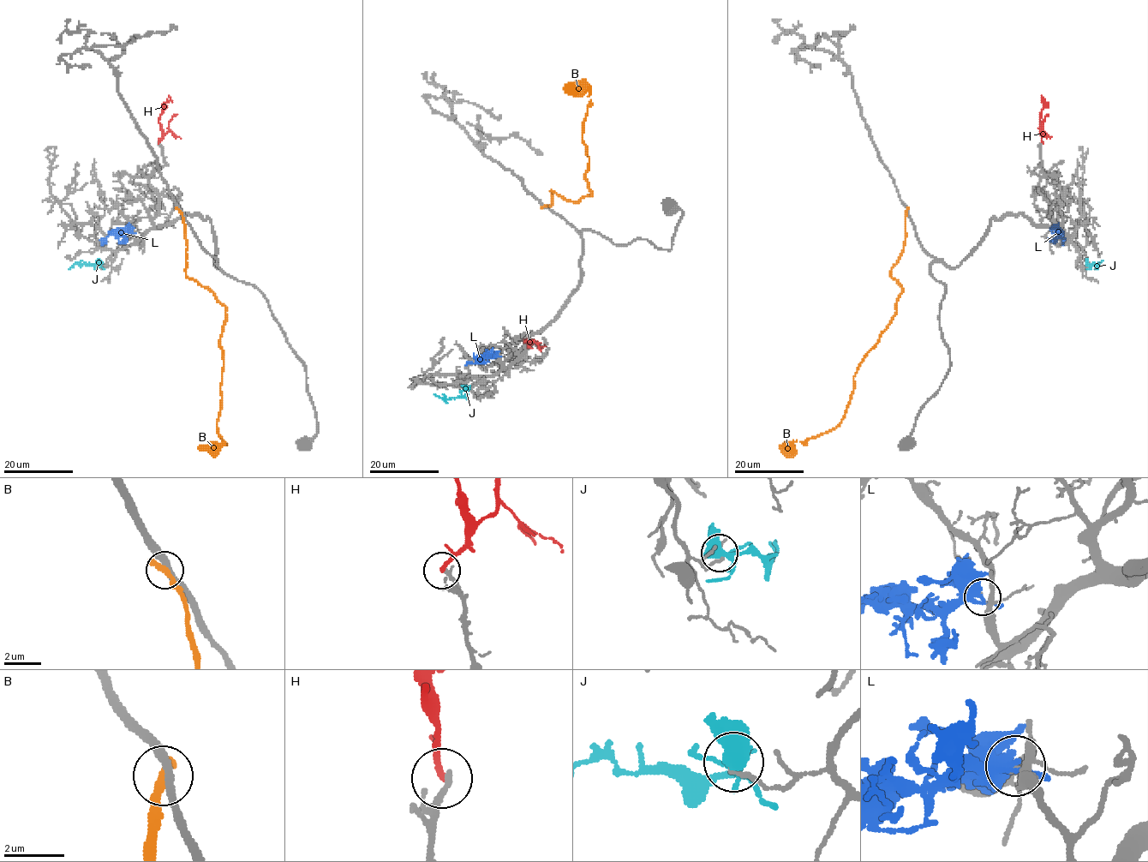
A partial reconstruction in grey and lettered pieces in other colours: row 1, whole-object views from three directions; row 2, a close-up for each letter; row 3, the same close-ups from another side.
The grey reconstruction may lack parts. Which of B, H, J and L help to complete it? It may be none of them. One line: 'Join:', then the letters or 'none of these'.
Join: none of these

